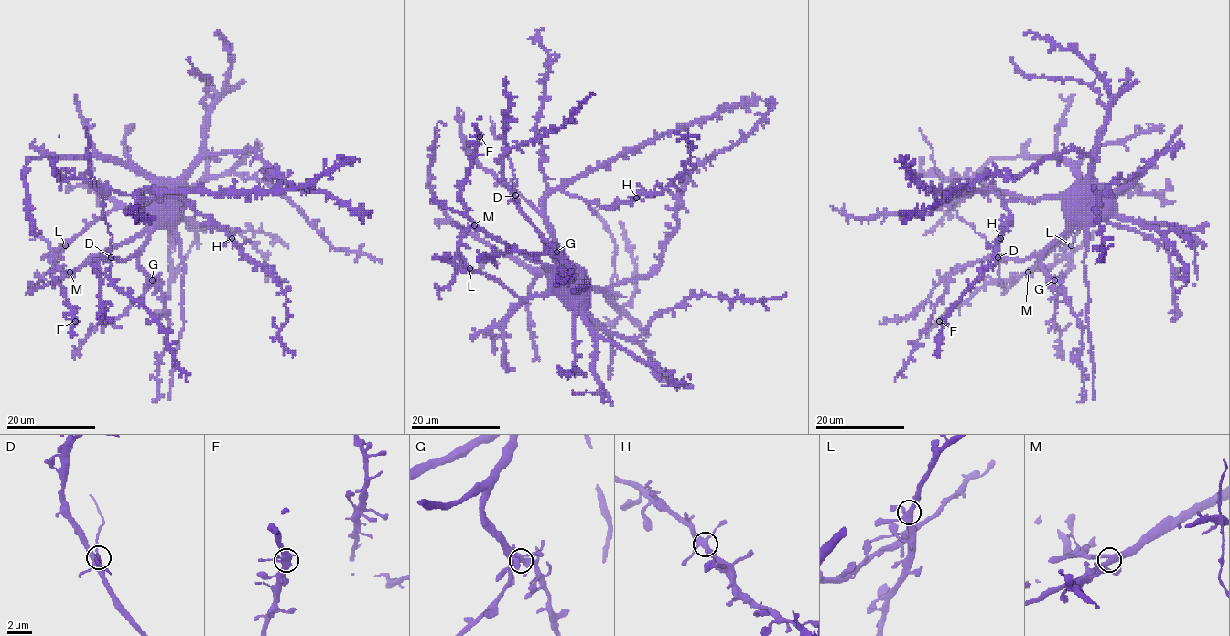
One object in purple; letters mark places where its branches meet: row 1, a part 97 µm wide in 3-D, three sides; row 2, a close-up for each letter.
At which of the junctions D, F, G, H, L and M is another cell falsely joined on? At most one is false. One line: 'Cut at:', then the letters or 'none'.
Cut at: none

